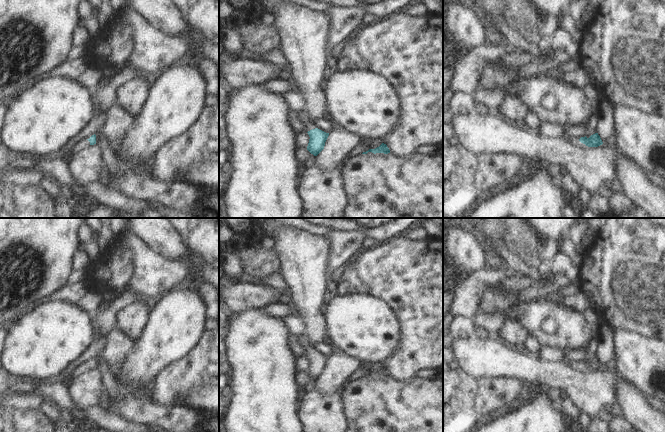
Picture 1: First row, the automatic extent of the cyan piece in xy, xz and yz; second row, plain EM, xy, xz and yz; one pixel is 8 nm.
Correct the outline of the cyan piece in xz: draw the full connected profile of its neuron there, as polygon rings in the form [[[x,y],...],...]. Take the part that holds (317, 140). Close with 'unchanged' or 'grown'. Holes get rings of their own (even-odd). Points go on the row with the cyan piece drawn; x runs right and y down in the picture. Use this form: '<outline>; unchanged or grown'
[[[307,112],[299,113],[298,115],[299,121],[305,124],[308,128],[307,133],[310,139],[307,146],[307,150],[314,156],[317,156],[324,149],[325,142],[329,136],[329,133],[318,129],[315,123],[310,120],[310,117]]]; grown

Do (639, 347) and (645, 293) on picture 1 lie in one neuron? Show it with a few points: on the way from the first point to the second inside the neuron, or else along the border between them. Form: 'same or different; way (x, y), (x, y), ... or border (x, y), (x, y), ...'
different; border (617, 331), (630, 331), (645, 337), (654, 338)

